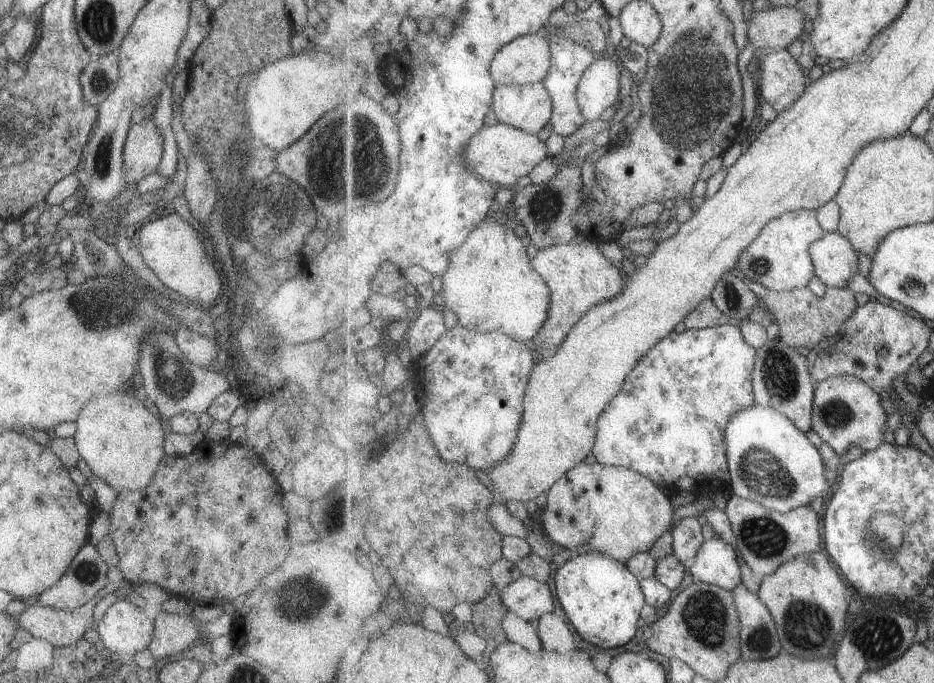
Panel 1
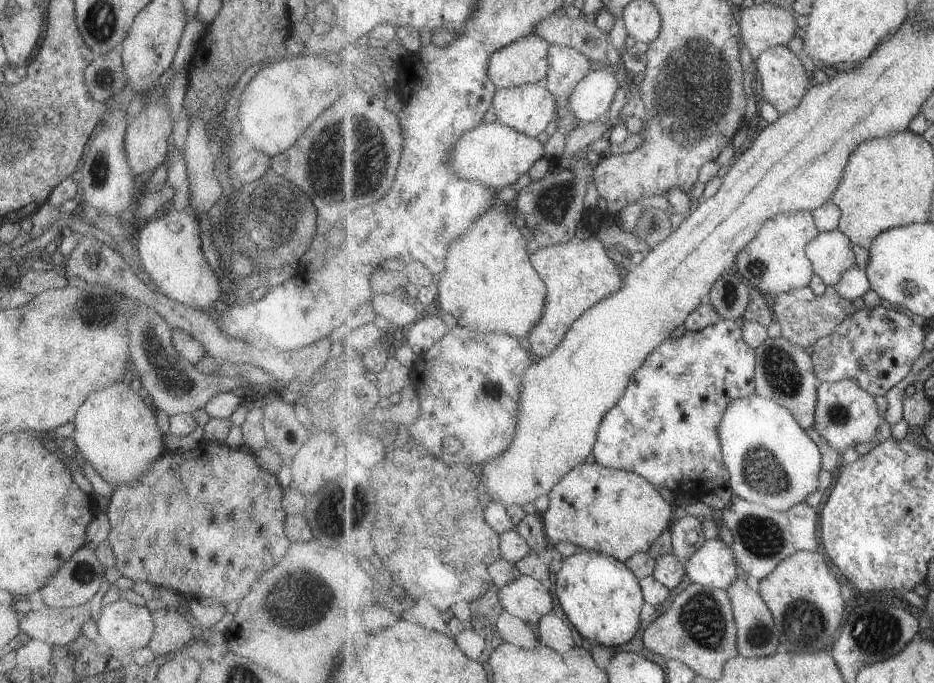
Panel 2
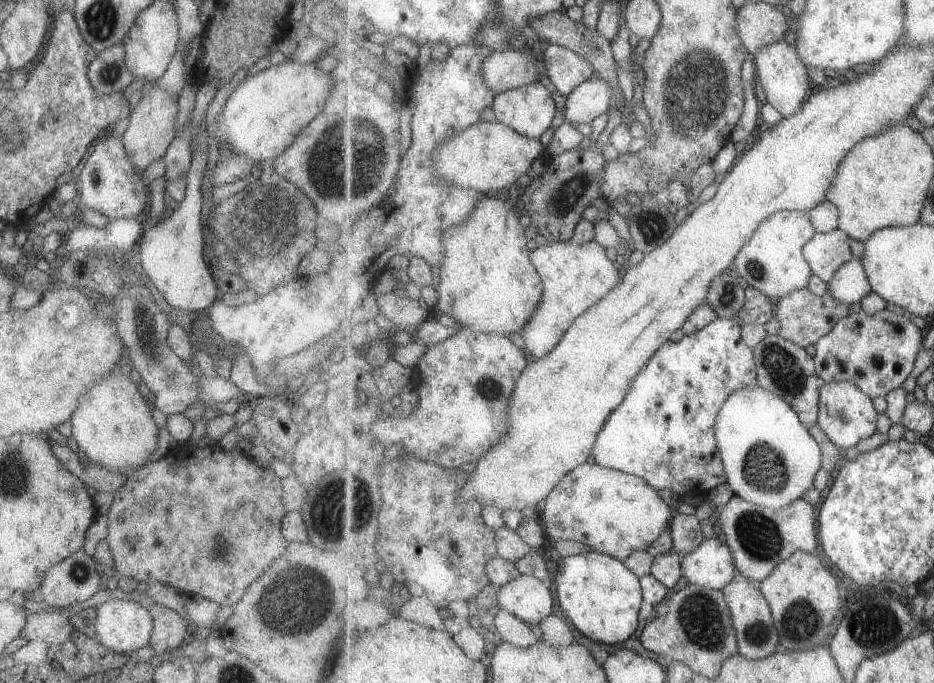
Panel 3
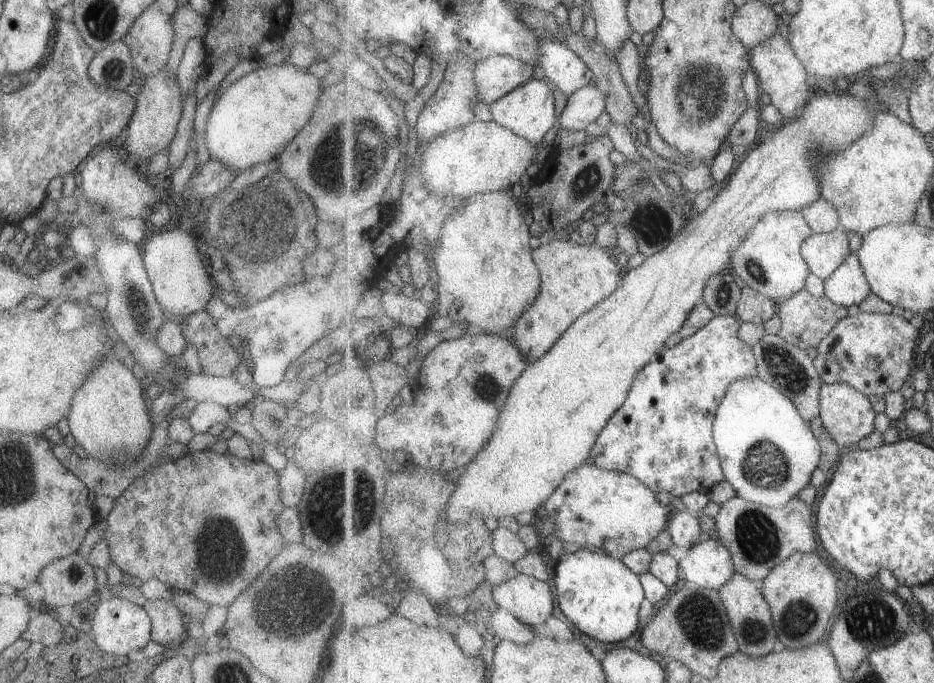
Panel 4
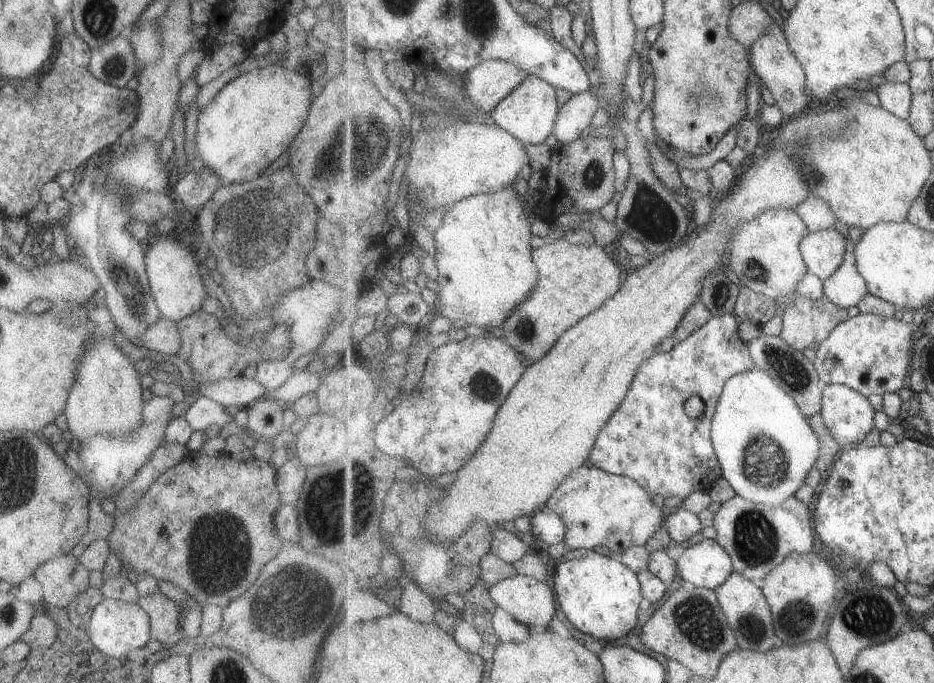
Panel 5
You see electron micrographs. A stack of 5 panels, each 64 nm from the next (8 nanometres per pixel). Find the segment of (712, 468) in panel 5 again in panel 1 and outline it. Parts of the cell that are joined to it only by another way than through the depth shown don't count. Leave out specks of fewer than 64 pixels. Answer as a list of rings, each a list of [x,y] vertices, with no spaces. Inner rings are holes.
[[[739,323],[684,329],[680,333],[673,330],[635,365],[623,382],[621,392],[603,411],[592,453],[601,464],[631,468],[655,484],[673,486],[679,478],[689,476],[699,491],[723,492],[730,486],[732,477],[723,432],[733,412],[756,403],[754,370],[757,361],[758,349],[746,341]]]

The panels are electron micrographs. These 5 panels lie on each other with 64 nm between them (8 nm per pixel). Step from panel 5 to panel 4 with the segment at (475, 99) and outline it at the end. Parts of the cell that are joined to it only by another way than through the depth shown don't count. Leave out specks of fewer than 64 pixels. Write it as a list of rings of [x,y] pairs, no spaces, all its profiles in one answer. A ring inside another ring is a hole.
[[[501,54],[478,61],[475,80],[482,95],[481,102],[490,106],[518,86],[529,82],[533,76],[532,67],[519,58]]]

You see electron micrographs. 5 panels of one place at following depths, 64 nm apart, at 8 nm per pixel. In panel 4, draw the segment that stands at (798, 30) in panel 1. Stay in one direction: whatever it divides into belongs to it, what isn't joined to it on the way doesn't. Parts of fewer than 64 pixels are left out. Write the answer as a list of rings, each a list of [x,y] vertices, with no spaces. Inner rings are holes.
[[[747,1],[741,5],[734,18],[734,31],[743,44],[752,51],[763,40],[779,32],[779,15],[775,14],[769,4],[759,1]]]

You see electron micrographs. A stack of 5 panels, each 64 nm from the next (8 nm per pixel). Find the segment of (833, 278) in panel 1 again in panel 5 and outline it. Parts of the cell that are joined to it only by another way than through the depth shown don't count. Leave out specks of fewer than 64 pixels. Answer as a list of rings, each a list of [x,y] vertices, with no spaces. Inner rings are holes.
[[[834,228],[811,231],[801,248],[809,271],[825,281],[843,264],[847,238]]]

